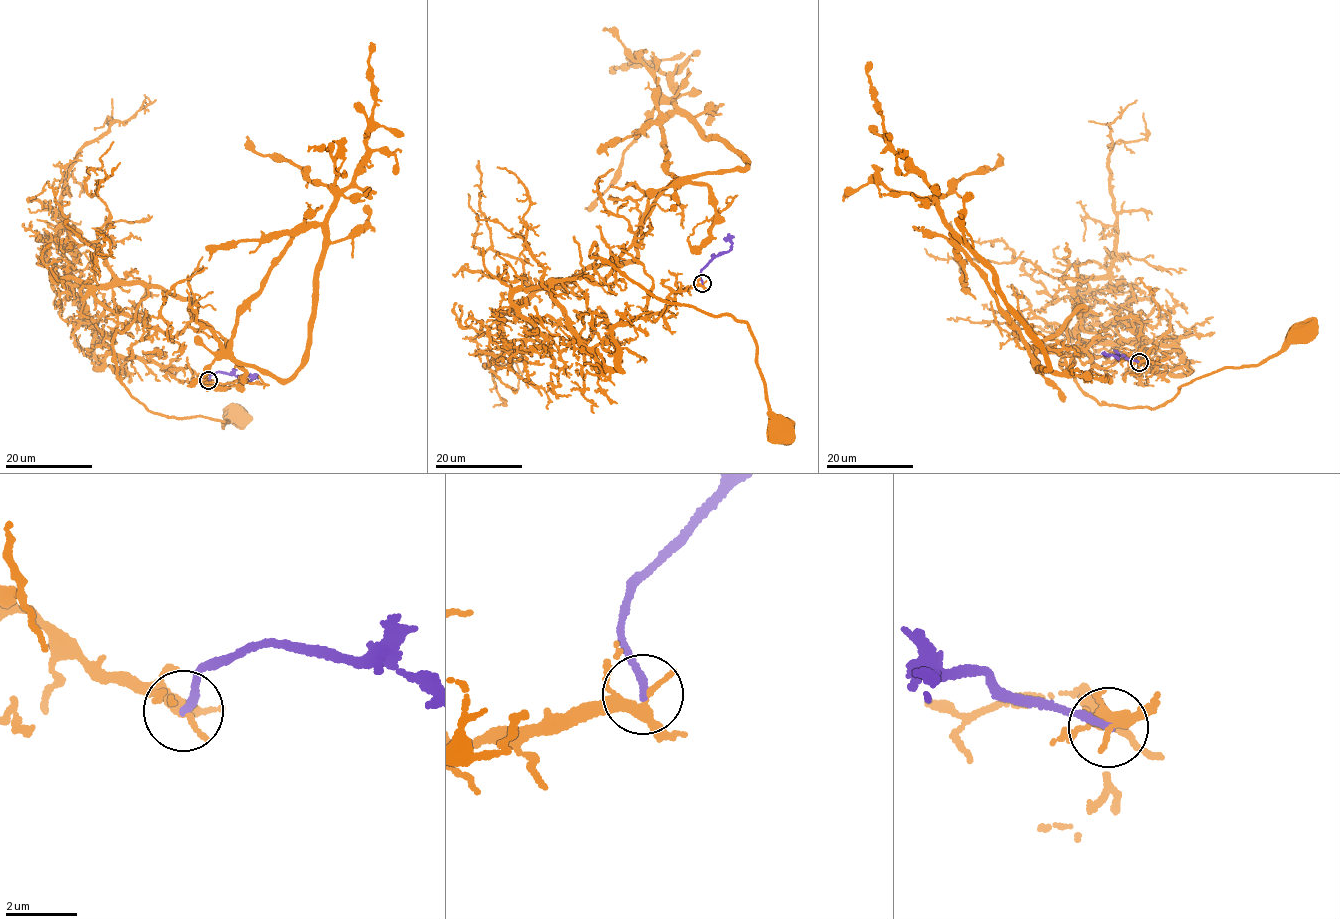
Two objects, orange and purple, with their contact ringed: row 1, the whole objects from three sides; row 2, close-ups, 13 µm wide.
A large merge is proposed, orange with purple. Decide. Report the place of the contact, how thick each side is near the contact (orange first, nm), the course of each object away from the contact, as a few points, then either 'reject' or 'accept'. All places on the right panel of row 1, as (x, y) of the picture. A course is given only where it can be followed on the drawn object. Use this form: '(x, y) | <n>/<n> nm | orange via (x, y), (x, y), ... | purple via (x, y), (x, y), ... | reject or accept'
(1139, 362) | 280/200 nm | orange via (1139, 362), (1188, 369), (1175, 348), (1081, 338), (1073, 313), (1063, 370), (1129, 408), (1303, 337) | purple via (1139, 362), (1121, 354), (1117, 358), (1101, 353) | reject

